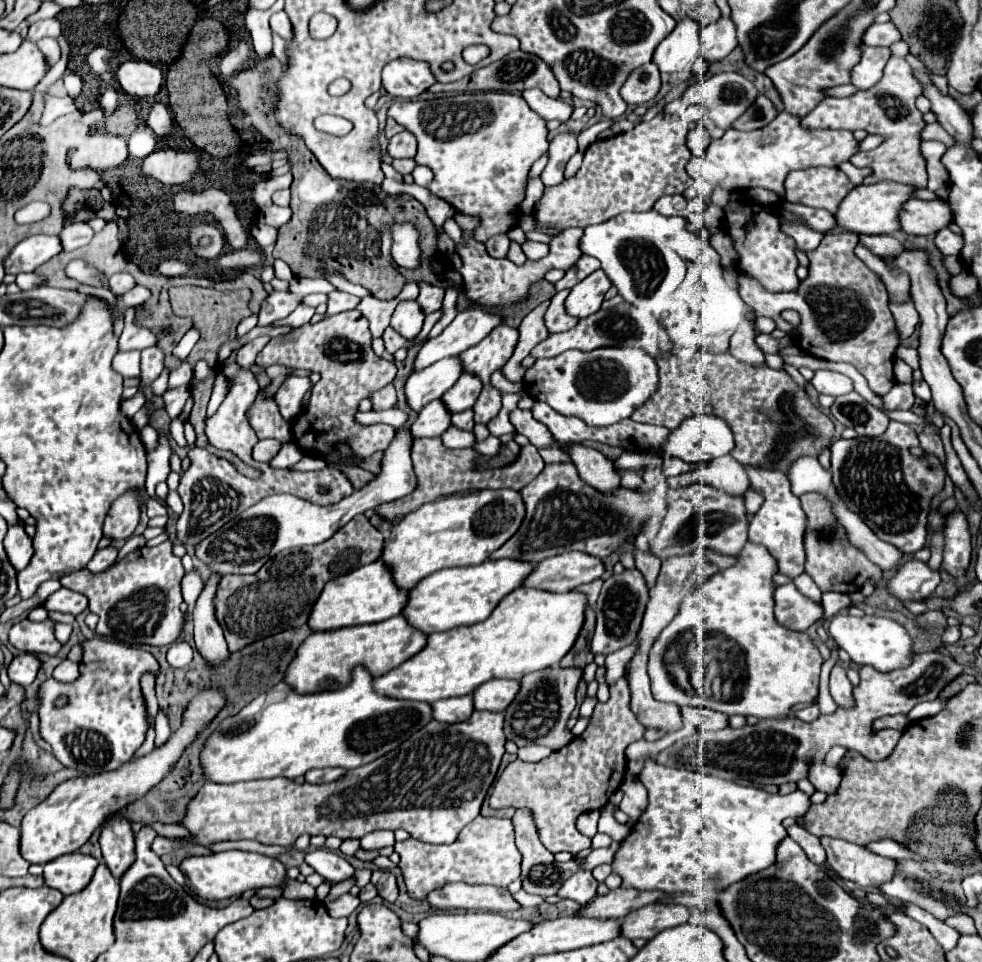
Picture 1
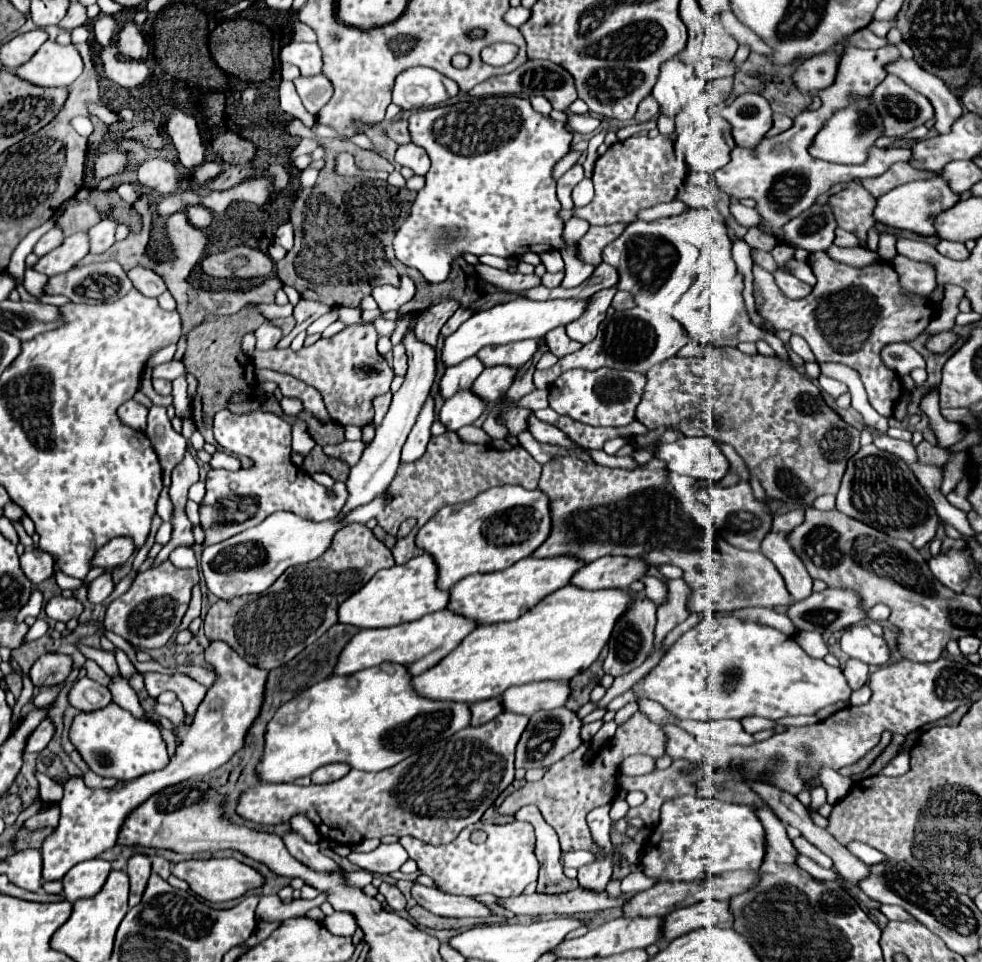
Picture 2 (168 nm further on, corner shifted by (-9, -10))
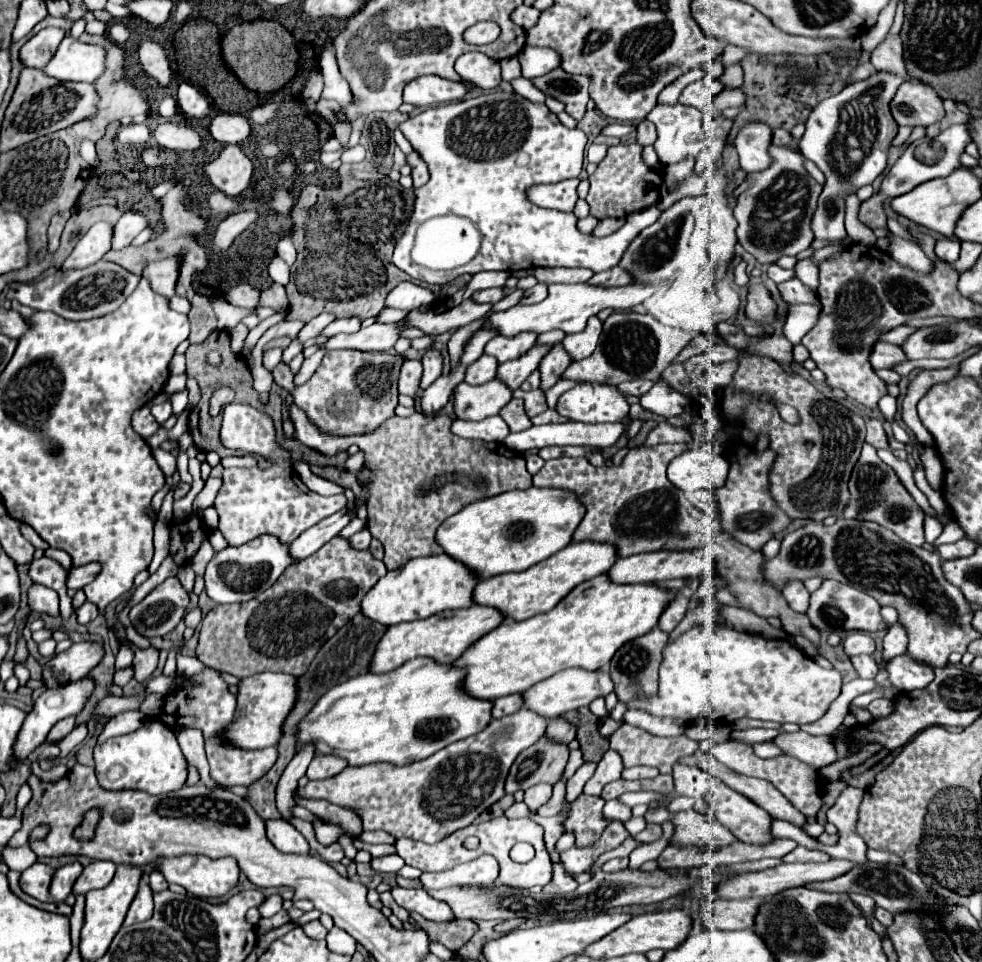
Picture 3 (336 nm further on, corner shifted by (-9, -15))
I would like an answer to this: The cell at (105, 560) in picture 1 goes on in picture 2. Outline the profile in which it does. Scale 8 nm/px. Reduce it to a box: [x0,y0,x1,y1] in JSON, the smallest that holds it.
[89,571,115,603]

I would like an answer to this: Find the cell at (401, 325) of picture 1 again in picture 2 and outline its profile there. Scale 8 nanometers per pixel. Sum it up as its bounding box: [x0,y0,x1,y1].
[341,331,435,517]

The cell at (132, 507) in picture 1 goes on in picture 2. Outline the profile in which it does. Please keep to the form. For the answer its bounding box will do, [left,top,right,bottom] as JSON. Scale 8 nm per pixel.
[93,535,135,569]

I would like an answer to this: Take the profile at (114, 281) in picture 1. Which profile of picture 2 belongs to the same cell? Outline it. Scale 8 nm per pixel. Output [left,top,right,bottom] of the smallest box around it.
[127,267,167,297]

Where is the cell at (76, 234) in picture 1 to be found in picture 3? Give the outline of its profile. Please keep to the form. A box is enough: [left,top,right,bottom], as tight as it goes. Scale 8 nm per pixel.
[113,212,149,250]

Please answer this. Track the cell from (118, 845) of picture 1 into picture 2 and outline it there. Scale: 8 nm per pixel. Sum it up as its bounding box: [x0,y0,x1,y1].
[127,853,151,907]

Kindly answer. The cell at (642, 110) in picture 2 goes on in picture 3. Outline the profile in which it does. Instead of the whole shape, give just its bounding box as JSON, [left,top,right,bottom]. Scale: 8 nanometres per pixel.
[635,120,657,146]

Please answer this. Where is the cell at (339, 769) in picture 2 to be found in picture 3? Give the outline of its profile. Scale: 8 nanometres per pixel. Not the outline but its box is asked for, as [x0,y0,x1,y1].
[307,756,347,780]

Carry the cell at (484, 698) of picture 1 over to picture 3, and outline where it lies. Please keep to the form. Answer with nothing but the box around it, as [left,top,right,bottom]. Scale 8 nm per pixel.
[523,668,613,718]

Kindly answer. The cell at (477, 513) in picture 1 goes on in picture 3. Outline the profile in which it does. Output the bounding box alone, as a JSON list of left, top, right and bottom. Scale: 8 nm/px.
[437,488,585,578]

